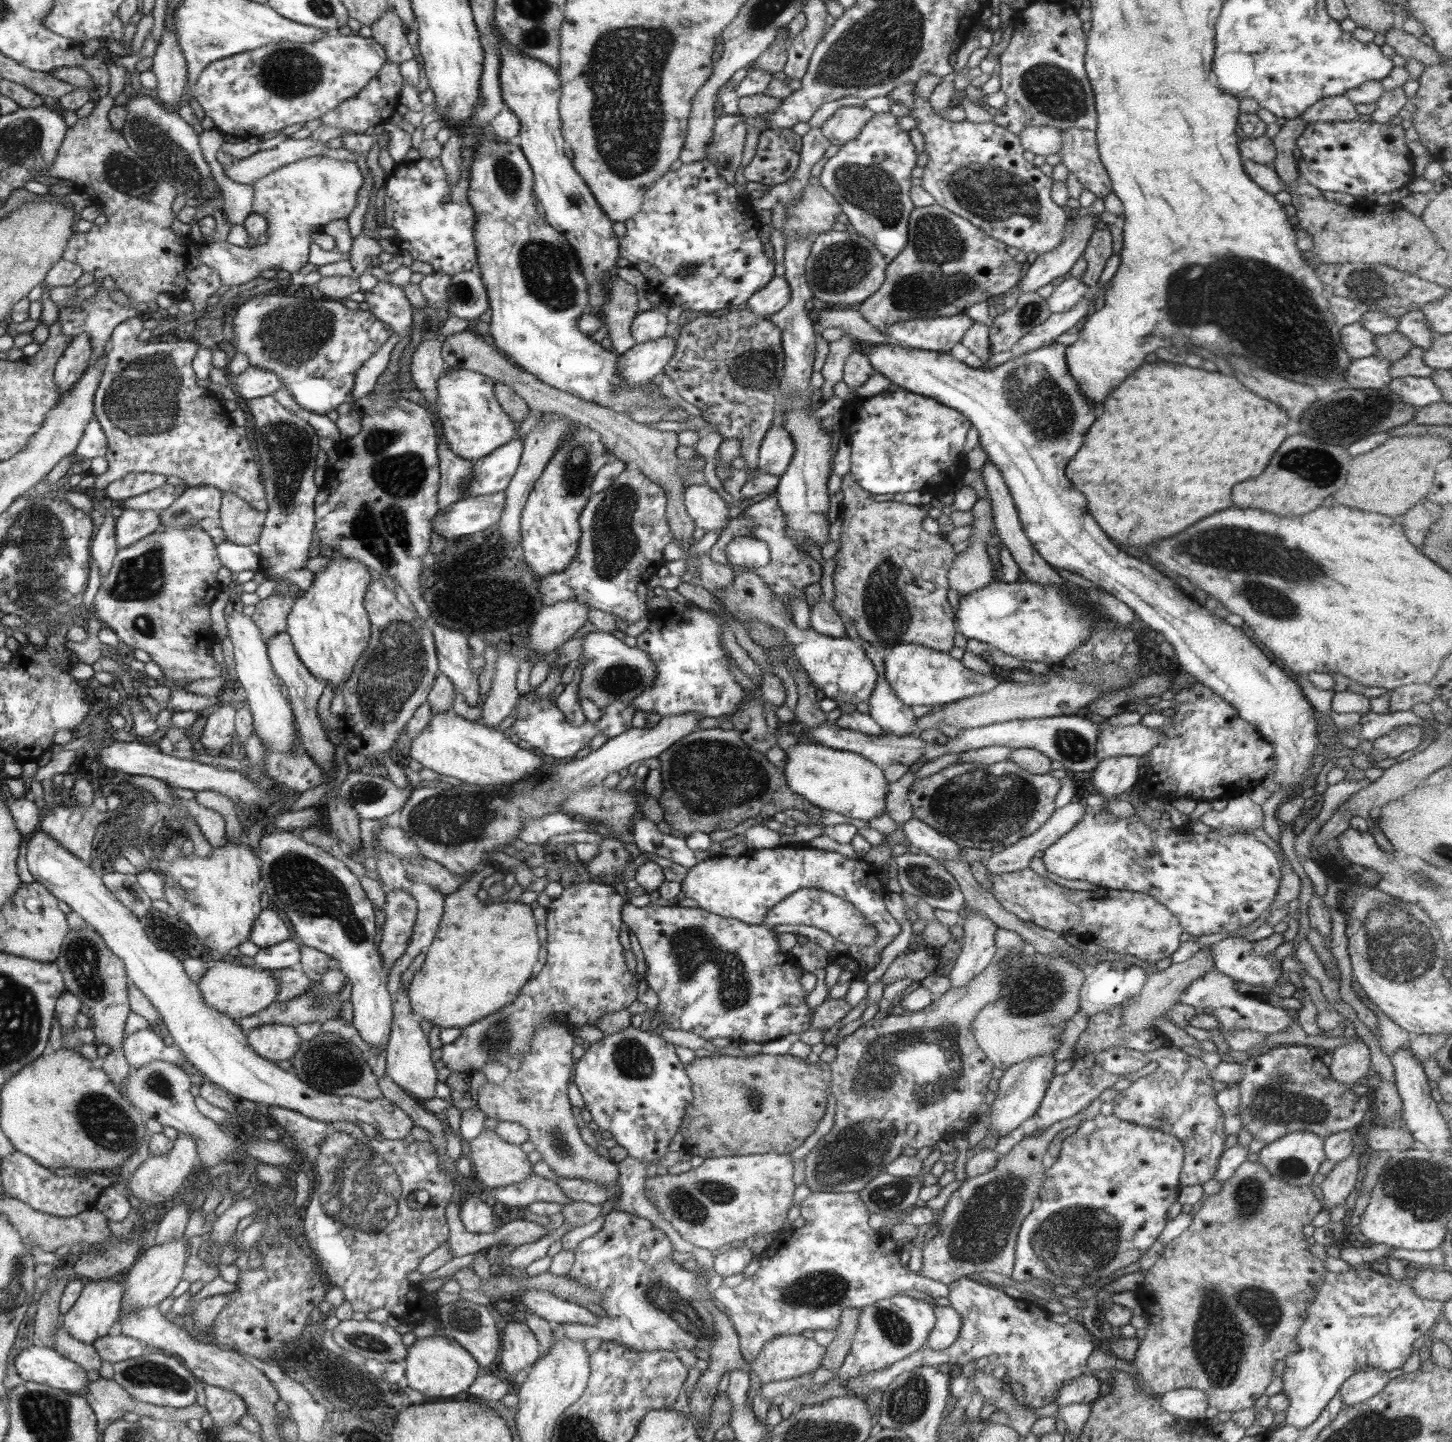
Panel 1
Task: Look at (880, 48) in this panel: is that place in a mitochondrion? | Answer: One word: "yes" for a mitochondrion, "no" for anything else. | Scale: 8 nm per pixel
yes

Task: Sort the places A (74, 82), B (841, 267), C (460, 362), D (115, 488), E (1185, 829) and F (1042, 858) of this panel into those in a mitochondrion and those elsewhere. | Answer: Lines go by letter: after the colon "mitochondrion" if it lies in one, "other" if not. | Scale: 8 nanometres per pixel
A: other
B: mitochondrion
C: other
D: other
E: other
F: other

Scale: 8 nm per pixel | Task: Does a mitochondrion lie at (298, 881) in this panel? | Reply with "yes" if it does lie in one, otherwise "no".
yes

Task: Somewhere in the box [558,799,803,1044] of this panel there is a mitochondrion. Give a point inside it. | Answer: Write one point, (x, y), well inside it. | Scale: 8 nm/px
(692, 946)

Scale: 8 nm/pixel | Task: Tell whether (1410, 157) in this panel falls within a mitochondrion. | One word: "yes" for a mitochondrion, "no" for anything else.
no

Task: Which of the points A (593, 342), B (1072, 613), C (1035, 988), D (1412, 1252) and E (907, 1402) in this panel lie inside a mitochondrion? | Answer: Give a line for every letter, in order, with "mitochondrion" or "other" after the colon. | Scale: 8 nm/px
A: other
B: mitochondrion
C: mitochondrion
D: other
E: mitochondrion

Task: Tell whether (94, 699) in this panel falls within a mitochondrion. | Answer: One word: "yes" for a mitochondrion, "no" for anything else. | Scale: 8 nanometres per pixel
no

